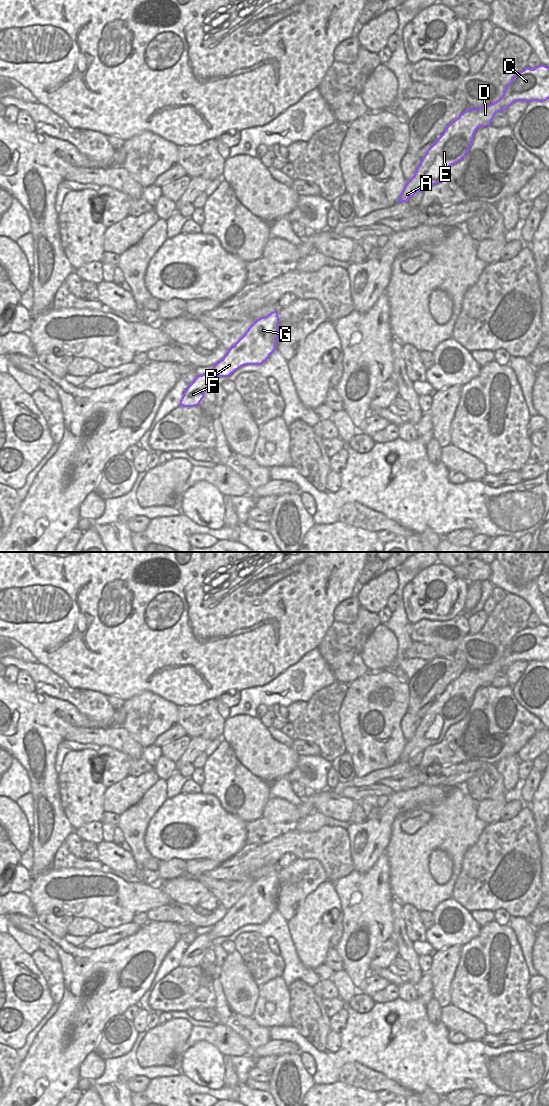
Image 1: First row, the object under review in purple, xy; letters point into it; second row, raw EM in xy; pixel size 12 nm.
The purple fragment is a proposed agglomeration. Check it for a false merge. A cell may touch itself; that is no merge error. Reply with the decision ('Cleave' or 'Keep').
Keep

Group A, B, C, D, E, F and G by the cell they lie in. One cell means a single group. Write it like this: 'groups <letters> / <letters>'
groups A B C D E F G

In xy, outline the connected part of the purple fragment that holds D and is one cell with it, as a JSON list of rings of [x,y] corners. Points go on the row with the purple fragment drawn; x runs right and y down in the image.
[[[541,64],[534,69],[526,67],[520,71],[511,79],[499,100],[477,109],[469,107],[446,127],[427,150],[414,176],[407,181],[398,202],[408,202],[416,193],[440,183],[448,168],[466,156],[476,130],[491,126],[496,113],[505,111],[516,101],[543,102],[547,99],[549,67]]]

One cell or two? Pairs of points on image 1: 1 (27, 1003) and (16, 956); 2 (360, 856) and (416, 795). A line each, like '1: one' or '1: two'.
1: one
2: one

